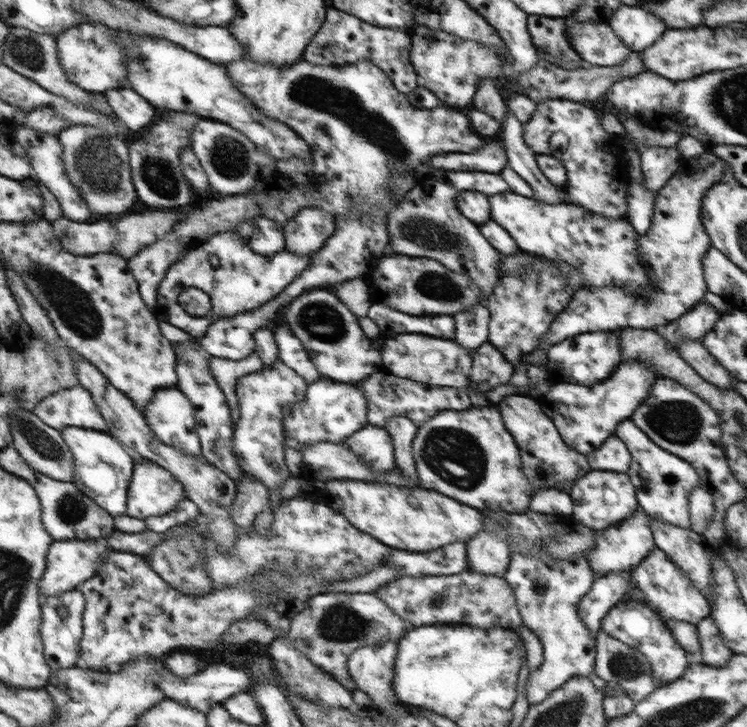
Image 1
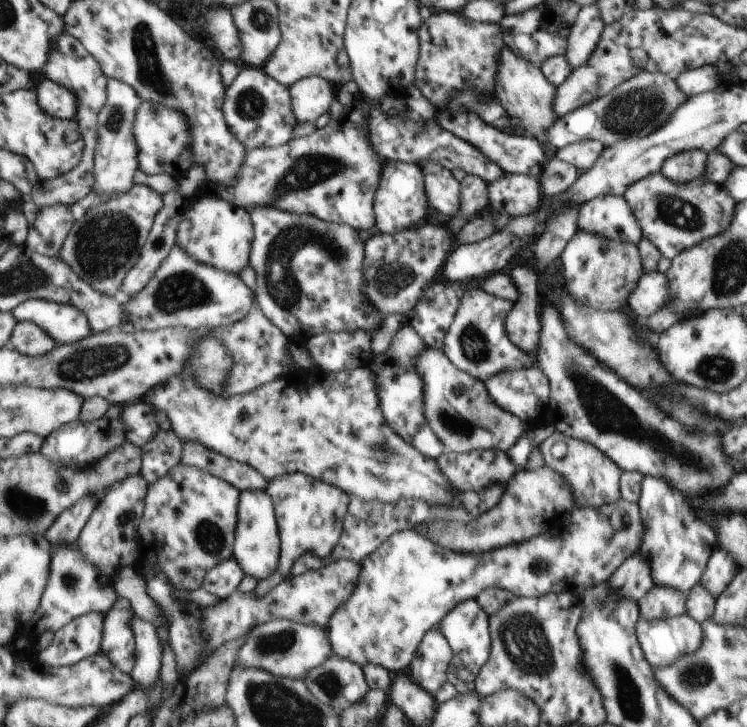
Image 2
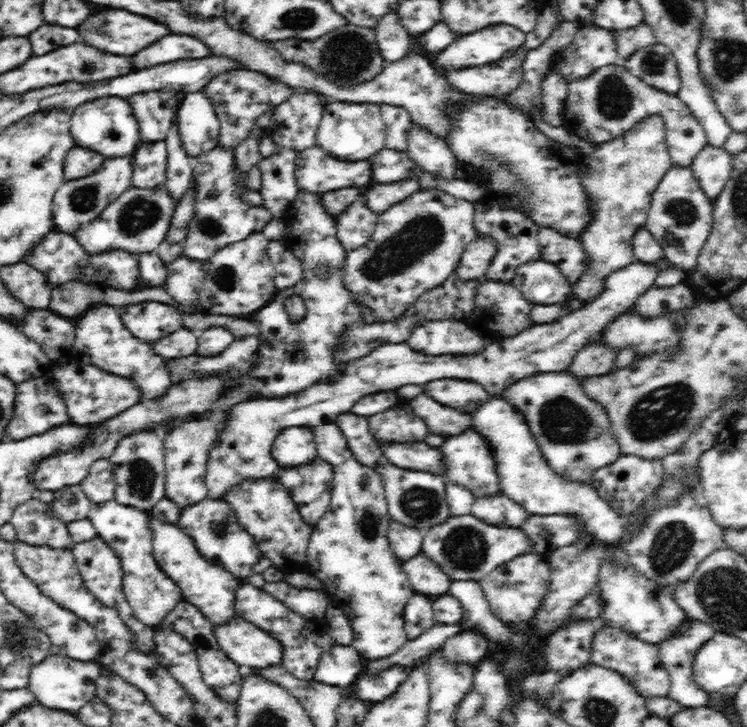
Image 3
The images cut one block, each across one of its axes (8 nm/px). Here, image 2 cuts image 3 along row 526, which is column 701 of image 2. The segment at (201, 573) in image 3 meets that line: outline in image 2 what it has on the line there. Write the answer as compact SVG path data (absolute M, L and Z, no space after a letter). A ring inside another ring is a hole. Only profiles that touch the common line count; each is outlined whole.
M683 151L673 155L660 168L660 173L670 181L682 185L702 179L707 172L705 151Z

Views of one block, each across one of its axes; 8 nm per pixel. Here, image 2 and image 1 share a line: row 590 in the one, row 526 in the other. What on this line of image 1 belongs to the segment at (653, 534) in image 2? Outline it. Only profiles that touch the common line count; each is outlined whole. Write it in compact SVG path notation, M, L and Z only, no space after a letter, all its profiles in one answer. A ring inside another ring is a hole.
M629 419L622 421L616 427L616 433L613 436L619 438L625 444L631 455L631 466L624 474L628 475L632 486L636 488L636 501L639 503L639 508L649 517L662 520L682 529L691 528L688 495L692 493L693 488L701 486L699 476L691 468L692 466L686 463L685 460L677 458L676 455L661 450Z

